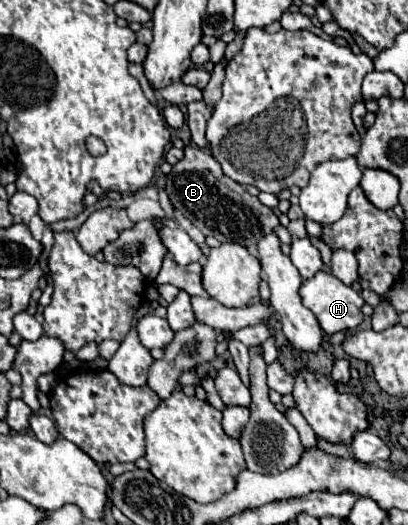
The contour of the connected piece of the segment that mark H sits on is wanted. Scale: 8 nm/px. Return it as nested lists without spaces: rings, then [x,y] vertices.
[[[319,270],[313,278],[303,280],[299,288],[299,296],[301,296],[301,302],[317,316],[319,326],[325,330],[325,334],[349,332],[349,330],[355,330],[363,322],[361,306],[365,304],[365,300],[351,286],[343,284],[339,278],[335,278],[333,274],[325,270]]]

